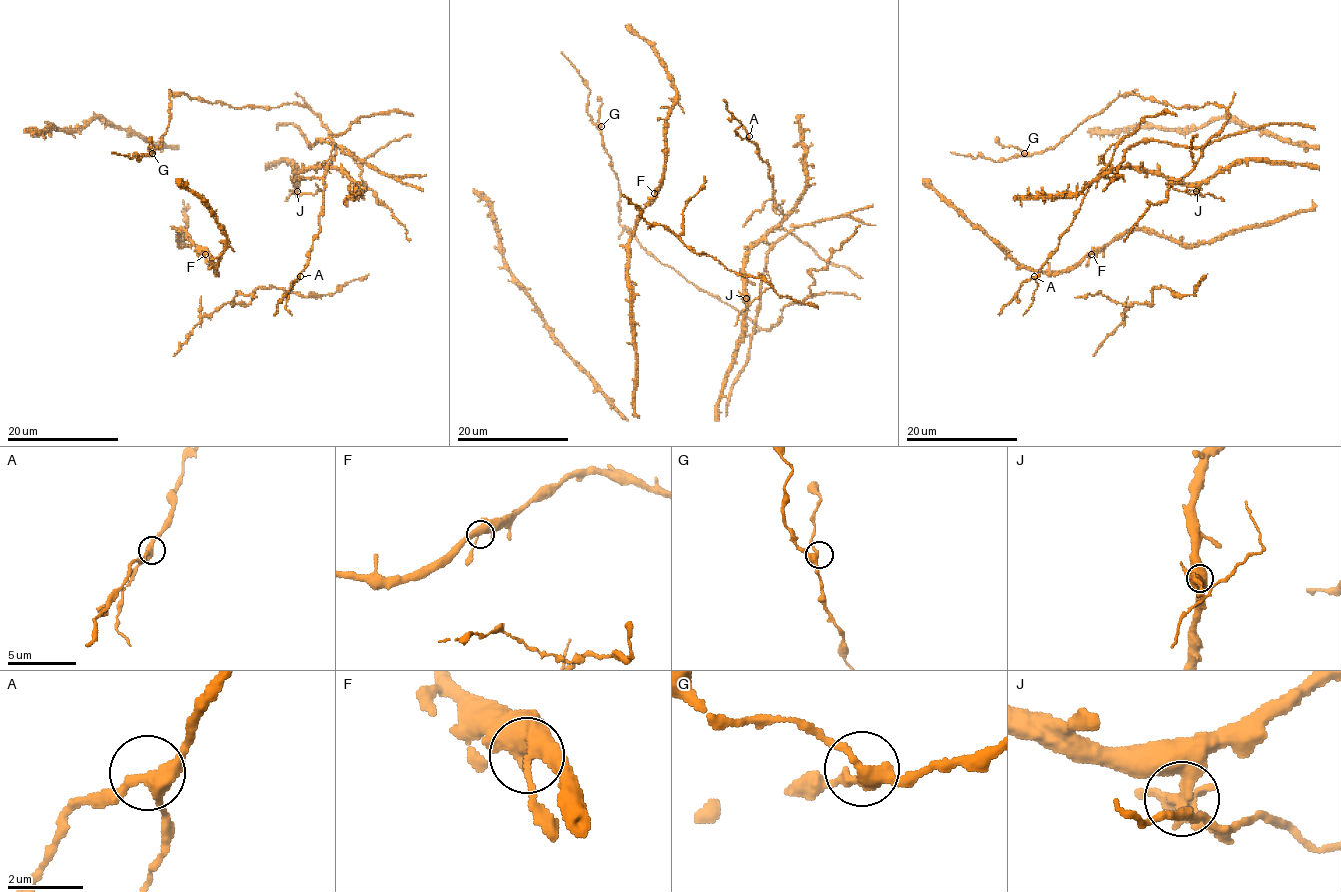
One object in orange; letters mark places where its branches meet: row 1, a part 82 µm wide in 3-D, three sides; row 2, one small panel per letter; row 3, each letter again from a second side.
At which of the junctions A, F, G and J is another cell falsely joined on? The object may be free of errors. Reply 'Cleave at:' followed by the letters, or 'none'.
Cleave at: J

